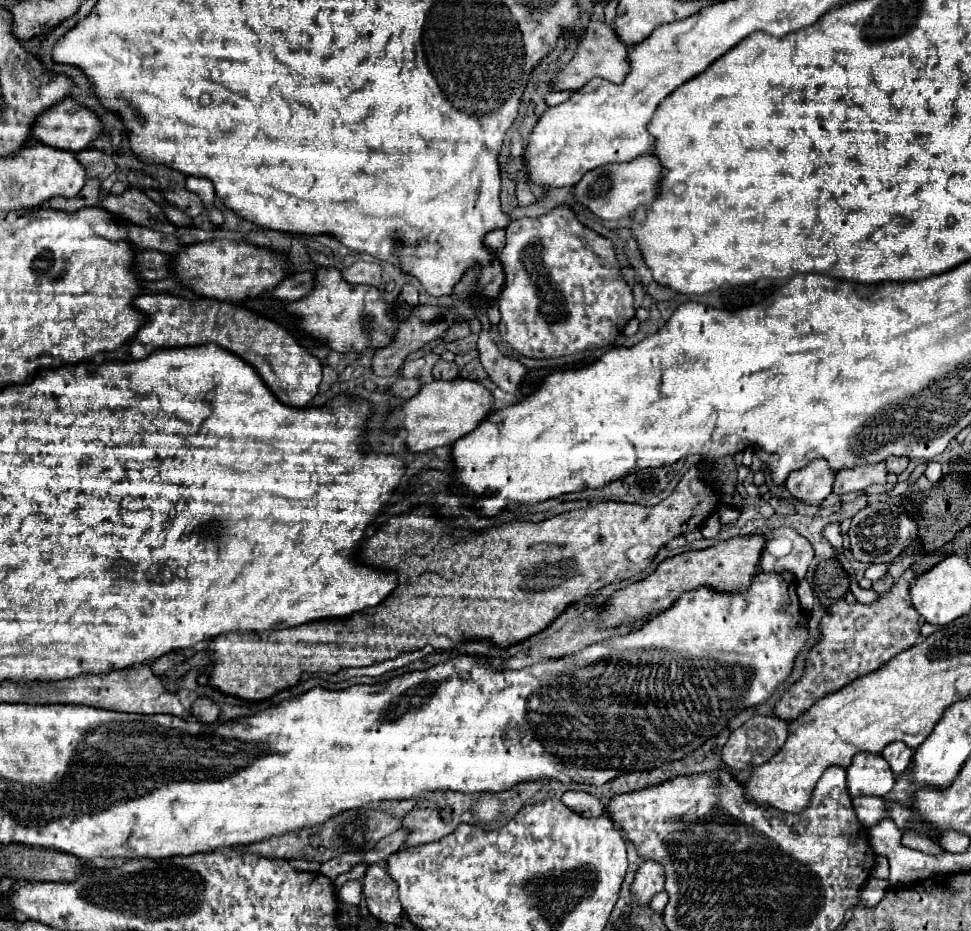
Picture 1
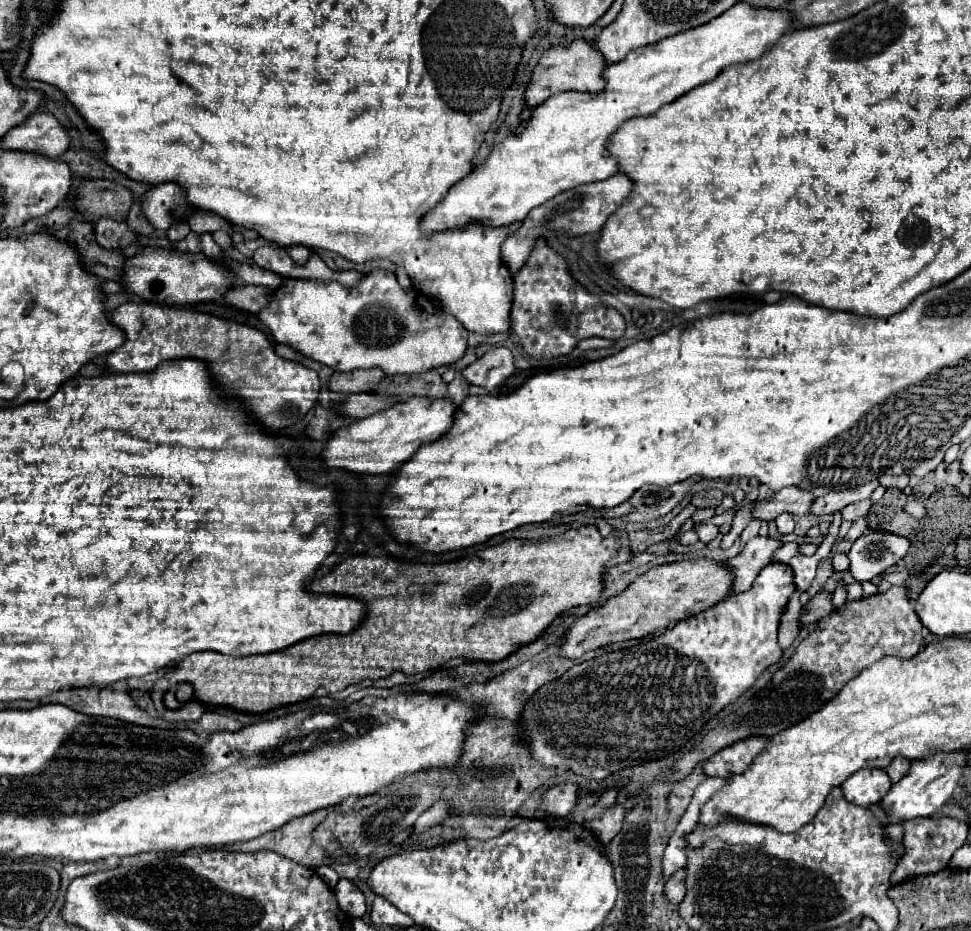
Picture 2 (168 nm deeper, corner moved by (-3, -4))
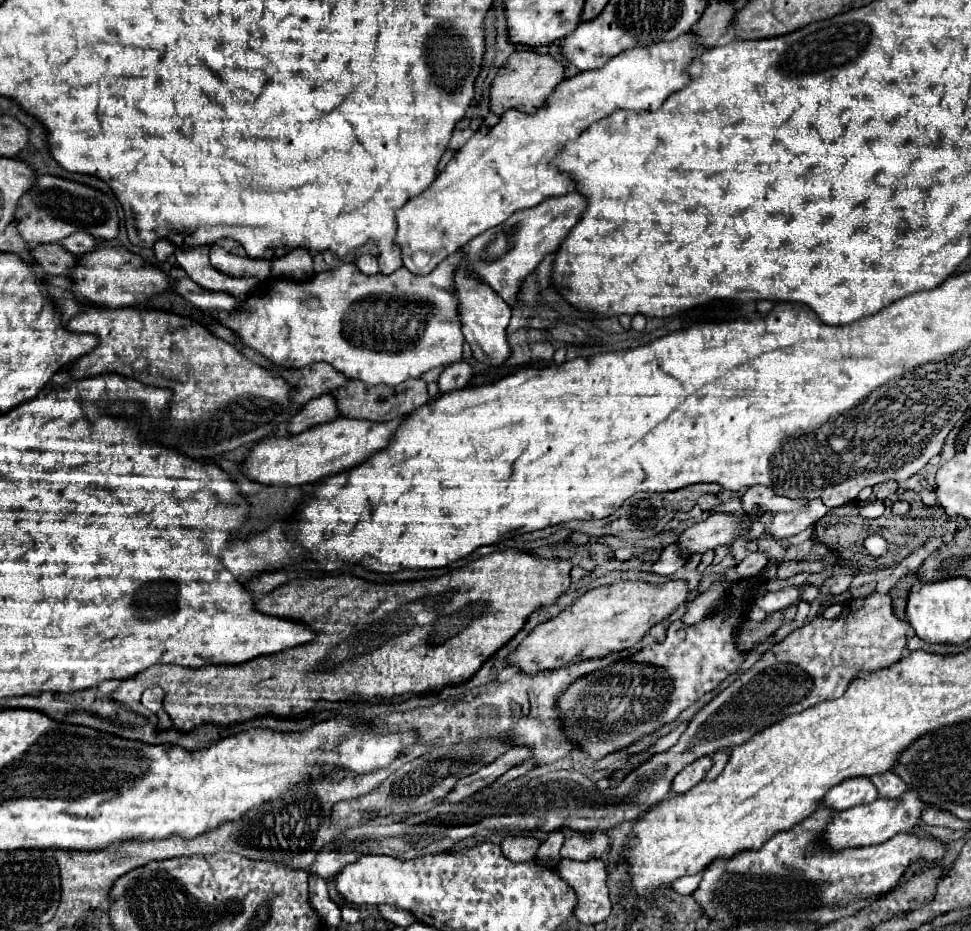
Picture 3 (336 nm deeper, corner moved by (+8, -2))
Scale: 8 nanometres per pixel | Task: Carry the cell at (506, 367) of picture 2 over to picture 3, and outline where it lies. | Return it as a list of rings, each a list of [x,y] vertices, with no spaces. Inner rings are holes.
[[[458,362],[444,368],[444,372],[438,378],[438,388],[442,394],[450,390],[458,390],[464,388],[470,378],[472,378],[472,368],[466,362]]]

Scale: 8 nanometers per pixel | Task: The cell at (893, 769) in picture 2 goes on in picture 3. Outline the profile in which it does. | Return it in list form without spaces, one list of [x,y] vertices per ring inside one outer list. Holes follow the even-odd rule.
[[[892,772],[872,776],[870,780],[878,788],[878,796],[882,796],[882,798],[900,798],[900,794],[904,794],[904,790],[906,790],[904,782]]]

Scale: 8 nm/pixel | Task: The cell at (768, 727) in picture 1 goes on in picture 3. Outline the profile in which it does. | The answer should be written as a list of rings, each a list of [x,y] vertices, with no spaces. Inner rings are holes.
[[[704,756],[692,764],[688,764],[682,772],[676,774],[676,780],[672,780],[672,792],[676,794],[684,794],[688,790],[692,790],[700,780],[704,780],[706,772],[710,770],[712,766],[712,758],[710,756]]]

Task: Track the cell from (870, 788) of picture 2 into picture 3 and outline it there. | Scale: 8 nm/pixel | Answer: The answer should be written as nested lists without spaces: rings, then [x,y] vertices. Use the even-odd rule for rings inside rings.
[[[850,778],[844,784],[838,784],[832,790],[828,790],[822,802],[826,808],[834,812],[842,812],[860,804],[870,804],[876,798],[878,798],[878,790],[868,778]]]

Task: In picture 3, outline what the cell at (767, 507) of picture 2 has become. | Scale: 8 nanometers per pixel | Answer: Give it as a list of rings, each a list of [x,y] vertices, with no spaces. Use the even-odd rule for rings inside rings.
[[[710,514],[704,522],[692,524],[686,528],[676,544],[682,558],[692,558],[694,554],[704,554],[706,550],[714,550],[722,544],[728,544],[734,536],[748,530],[746,516],[732,516],[732,514]]]

